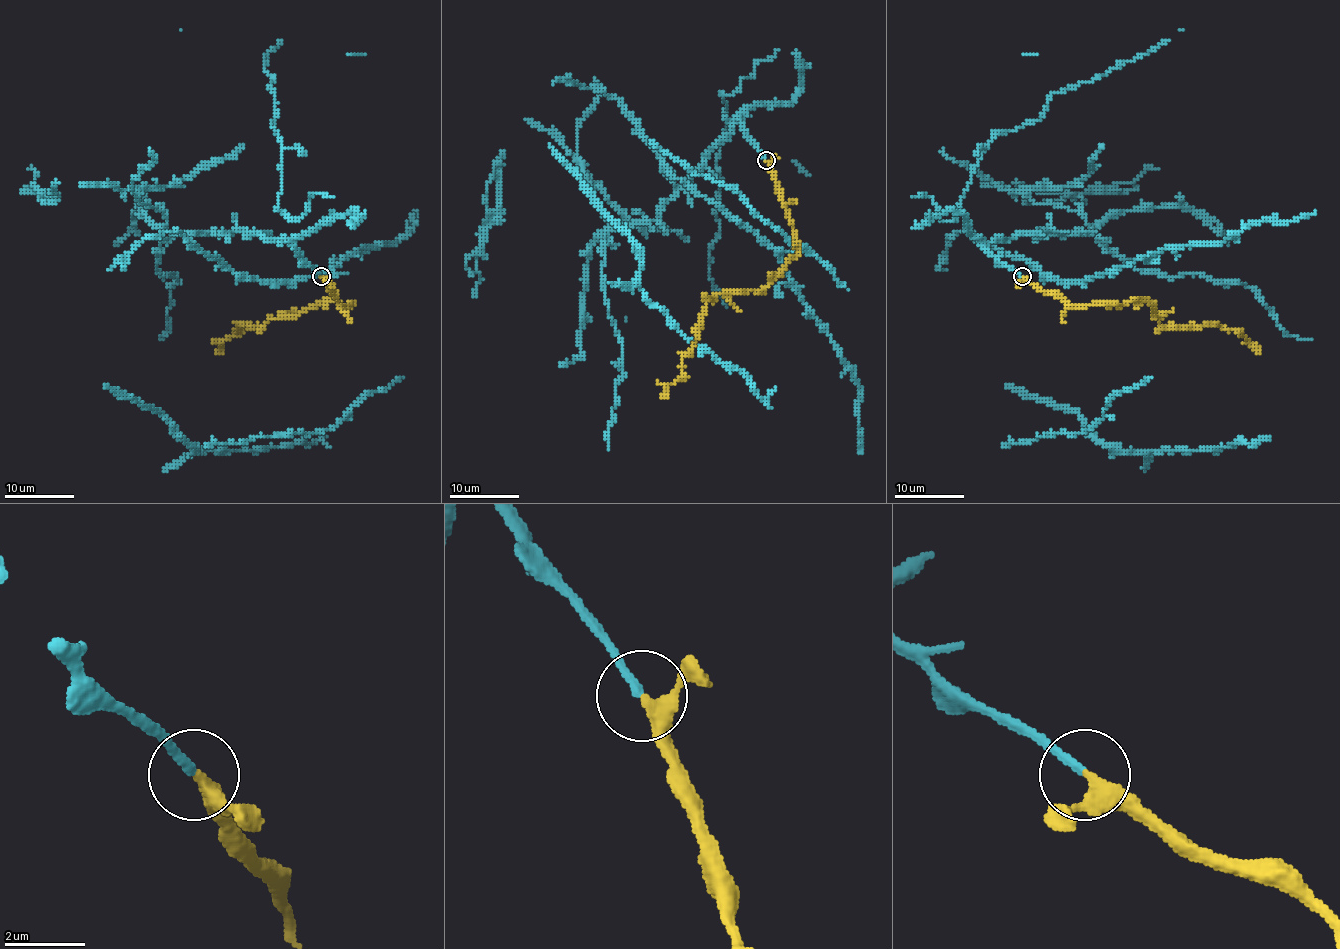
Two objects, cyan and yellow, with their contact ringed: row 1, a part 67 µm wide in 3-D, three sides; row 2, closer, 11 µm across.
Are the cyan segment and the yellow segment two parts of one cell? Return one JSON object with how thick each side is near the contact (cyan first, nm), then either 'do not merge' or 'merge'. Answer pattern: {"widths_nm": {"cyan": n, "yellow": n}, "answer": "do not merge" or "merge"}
{"widths_nm": {"cyan": 220, "yellow": 280}, "answer": "merge"}

